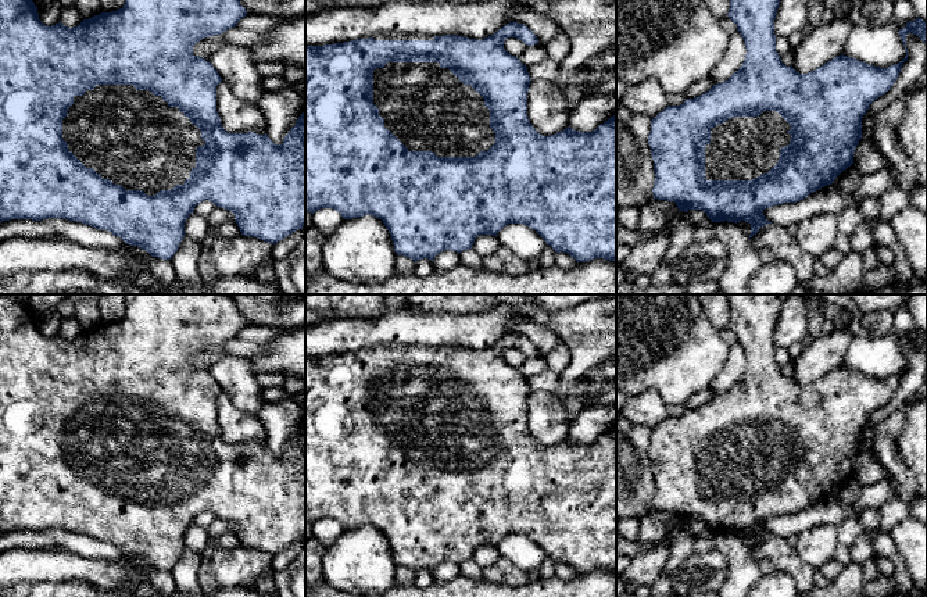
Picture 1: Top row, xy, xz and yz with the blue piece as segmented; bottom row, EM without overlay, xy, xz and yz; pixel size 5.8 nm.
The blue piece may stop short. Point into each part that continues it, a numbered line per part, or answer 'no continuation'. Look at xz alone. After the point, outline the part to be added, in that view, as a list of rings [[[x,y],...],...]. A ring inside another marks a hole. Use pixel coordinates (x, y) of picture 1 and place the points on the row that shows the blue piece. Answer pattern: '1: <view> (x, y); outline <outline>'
1: xz (426, 107); outline [[[387,62],[383,68],[376,68],[373,104],[384,119],[384,128],[409,151],[433,151],[437,157],[476,157],[495,143],[495,132],[490,128],[490,110],[484,106],[484,99],[439,62]]]

